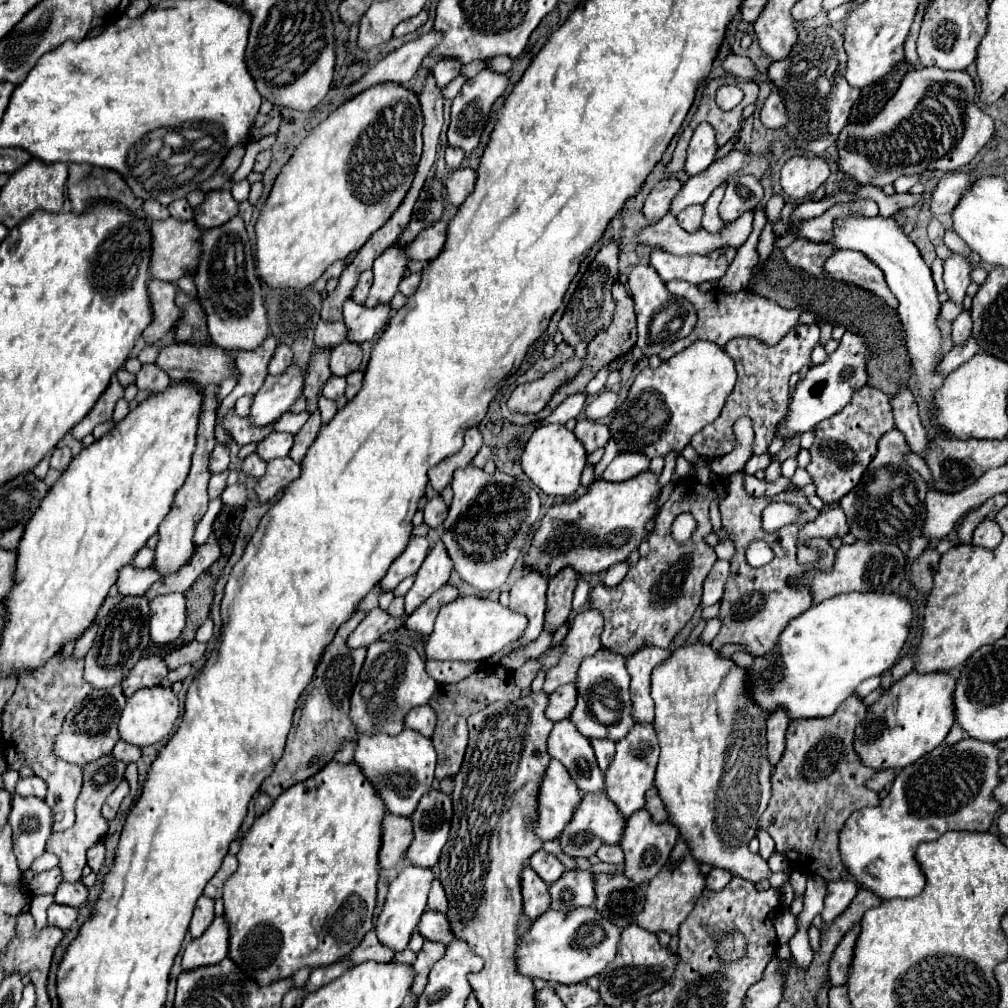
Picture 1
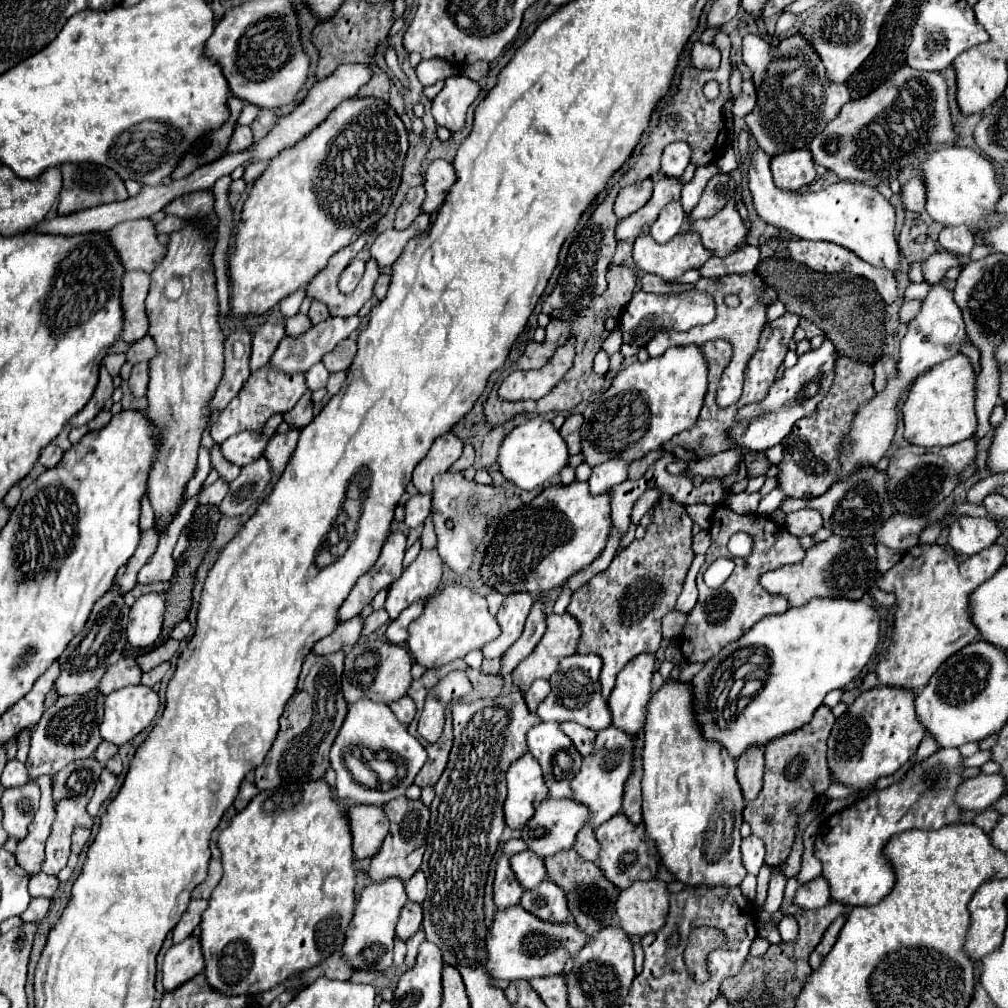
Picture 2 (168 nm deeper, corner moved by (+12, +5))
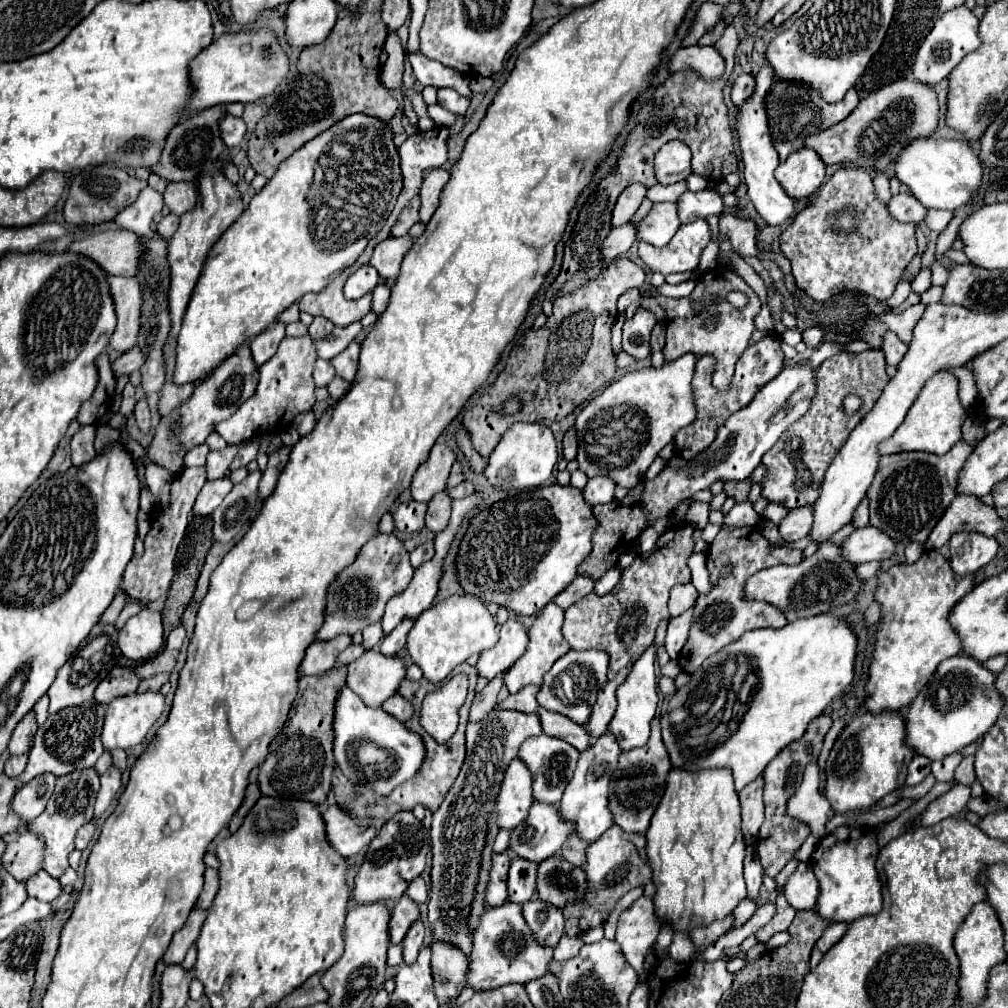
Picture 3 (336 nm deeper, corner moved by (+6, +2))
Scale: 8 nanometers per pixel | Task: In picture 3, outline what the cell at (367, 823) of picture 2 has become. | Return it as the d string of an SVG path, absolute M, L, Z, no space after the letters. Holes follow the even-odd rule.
M336 804L322 810L322 820L326 824L326 838L330 846L342 858L350 858L364 850L376 834L376 828L372 826L356 826L356 820Z

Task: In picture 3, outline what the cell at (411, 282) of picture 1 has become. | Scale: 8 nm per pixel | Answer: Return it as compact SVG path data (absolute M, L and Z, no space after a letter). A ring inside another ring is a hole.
M380 282L372 292L372 312L382 314L388 306L388 300L390 300L390 288L384 282Z

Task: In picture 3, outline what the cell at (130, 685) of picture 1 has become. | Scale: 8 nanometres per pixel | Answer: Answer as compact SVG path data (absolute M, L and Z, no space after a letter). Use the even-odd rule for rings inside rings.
M112 668L112 672L98 684L94 698L100 704L108 704L112 698L136 692L140 680L130 668Z

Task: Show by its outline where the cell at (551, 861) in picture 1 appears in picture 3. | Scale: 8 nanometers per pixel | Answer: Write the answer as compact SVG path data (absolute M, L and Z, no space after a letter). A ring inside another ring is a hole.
M514 856L508 870L508 900L516 904L524 904L534 898L534 878L536 864L526 862L524 858Z

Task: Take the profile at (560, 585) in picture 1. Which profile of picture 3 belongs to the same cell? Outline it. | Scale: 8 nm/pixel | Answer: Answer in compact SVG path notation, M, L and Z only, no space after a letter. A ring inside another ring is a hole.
M498 674L498 678L490 680L488 686L474 696L474 702L472 702L472 708L470 708L470 722L480 722L484 720L496 706L496 696L502 688L502 678L504 674Z

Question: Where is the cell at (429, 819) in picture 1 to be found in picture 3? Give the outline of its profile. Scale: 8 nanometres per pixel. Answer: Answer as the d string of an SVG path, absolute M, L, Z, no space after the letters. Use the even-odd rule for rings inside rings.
M398 812L392 820L388 820L374 842L368 844L362 866L354 878L352 900L358 904L374 904L374 902L396 902L408 888L408 884L420 876L426 868L430 854L430 842L426 830L420 820L412 812Z

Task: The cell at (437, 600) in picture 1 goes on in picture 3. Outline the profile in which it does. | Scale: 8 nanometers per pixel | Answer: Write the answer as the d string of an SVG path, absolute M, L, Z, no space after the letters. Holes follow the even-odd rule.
M404 620L392 634L388 634L384 640L382 640L382 644L380 644L380 652L384 654L384 656L396 656L404 646L406 646L406 634L408 634L408 630L412 628L412 620Z

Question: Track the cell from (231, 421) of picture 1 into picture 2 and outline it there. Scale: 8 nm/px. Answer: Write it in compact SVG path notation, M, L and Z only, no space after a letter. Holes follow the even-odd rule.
M270 365L262 367L256 375L252 375L244 389L238 393L238 397L234 397L228 407L224 411L220 411L218 419L212 423L210 427L210 435L216 443L224 443L228 437L240 433L240 431L258 431L266 425L268 417L274 413L284 413L288 409L292 409L296 405L296 401L302 397L302 393L306 391L306 379L304 375L296 375L296 377L286 377L284 373L274 371Z

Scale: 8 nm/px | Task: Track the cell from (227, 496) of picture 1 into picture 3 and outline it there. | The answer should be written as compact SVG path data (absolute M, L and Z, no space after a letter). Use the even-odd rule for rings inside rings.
M228 476L218 478L214 482L206 482L204 488L200 490L198 498L196 498L196 504L194 504L192 512L196 516L208 516L208 514L212 514L222 504L224 496L232 490L232 486L234 484L232 484L232 480Z

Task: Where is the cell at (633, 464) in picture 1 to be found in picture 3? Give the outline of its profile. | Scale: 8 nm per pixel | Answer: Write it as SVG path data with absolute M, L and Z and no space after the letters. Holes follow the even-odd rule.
M594 476L588 480L586 488L582 490L584 500L588 504L606 504L610 500L614 500L614 482L610 482L610 478L602 478L602 476Z

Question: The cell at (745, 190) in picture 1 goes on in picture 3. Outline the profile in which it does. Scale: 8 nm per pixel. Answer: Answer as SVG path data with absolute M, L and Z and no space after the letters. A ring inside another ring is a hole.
M686 190L678 200L678 218L682 224L694 222L696 218L708 218L712 214L722 212L722 196L716 190L702 190L702 192L690 192Z

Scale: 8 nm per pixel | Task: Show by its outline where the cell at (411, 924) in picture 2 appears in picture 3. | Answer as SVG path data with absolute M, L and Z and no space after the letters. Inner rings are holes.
M406 894L396 902L396 906L390 910L390 942L392 944L400 944L402 938L406 936L406 930L410 928L410 922L414 922L414 918L420 918L420 910L416 906L416 902L410 902L410 898L406 898Z

